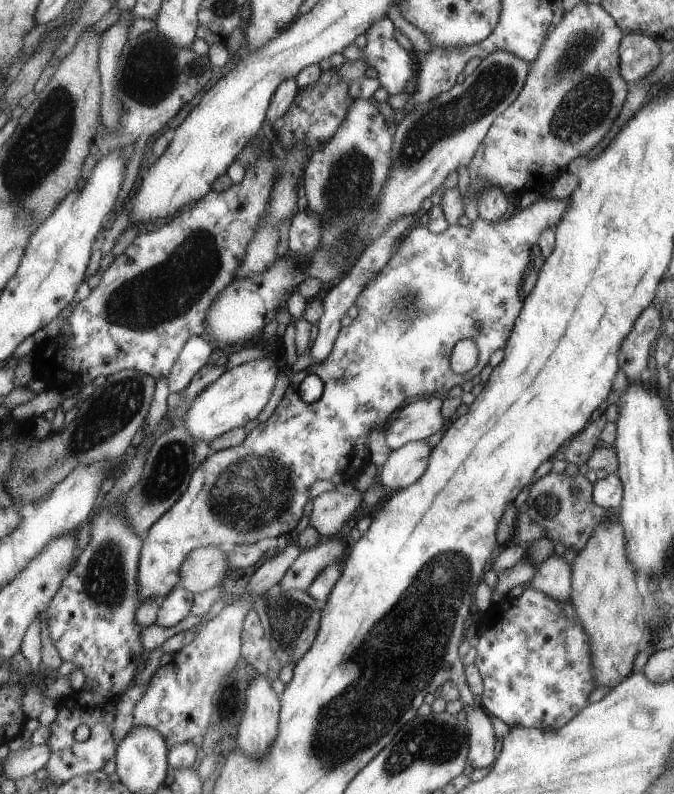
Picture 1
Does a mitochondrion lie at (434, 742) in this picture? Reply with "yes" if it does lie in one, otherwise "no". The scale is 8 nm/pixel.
yes

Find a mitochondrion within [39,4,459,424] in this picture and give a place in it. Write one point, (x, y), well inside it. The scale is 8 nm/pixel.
(168, 291)

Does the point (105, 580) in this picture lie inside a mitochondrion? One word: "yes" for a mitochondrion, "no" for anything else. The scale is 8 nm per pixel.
yes

